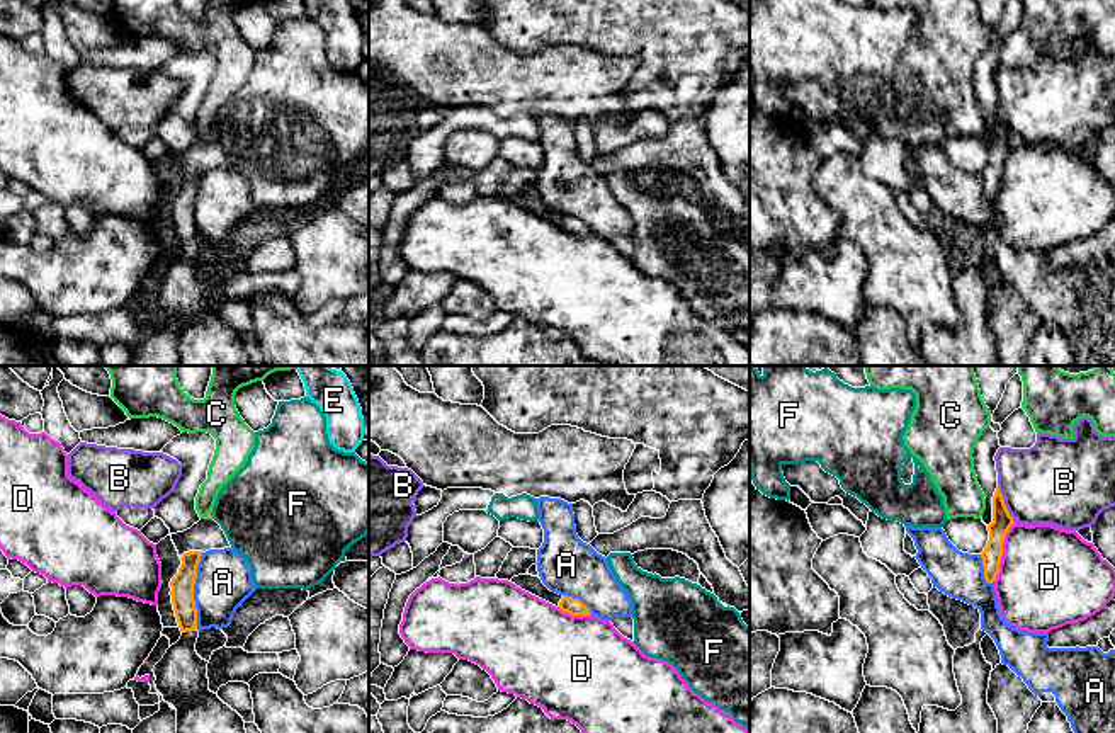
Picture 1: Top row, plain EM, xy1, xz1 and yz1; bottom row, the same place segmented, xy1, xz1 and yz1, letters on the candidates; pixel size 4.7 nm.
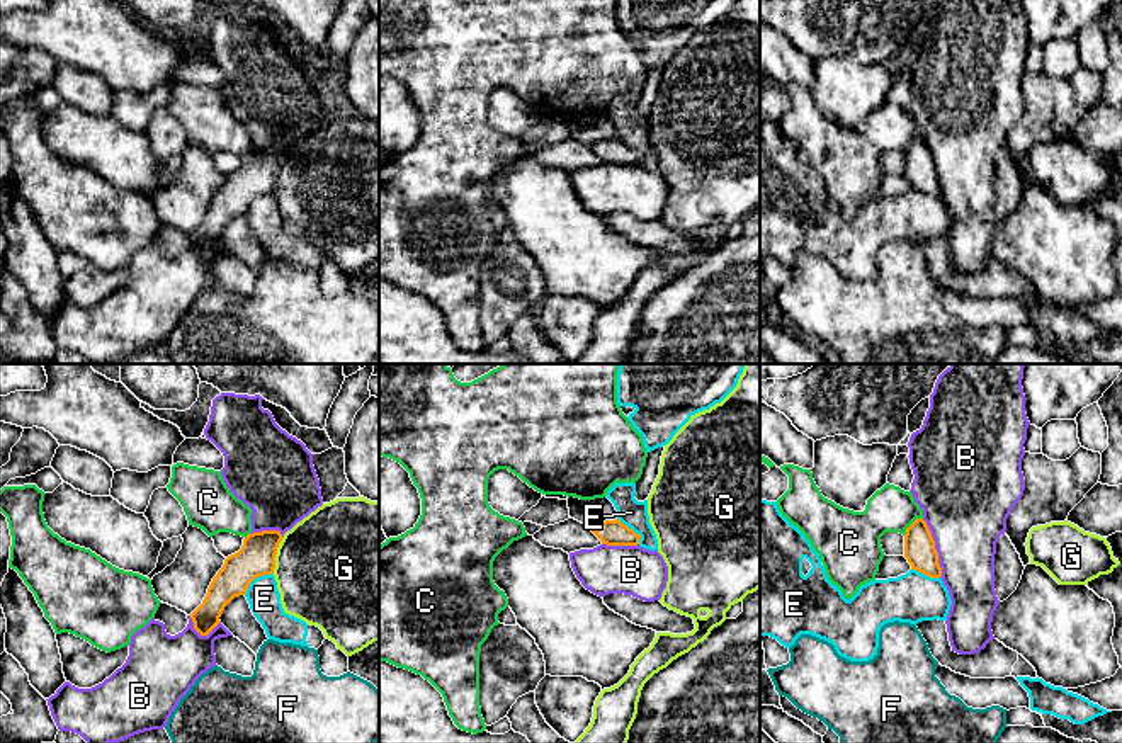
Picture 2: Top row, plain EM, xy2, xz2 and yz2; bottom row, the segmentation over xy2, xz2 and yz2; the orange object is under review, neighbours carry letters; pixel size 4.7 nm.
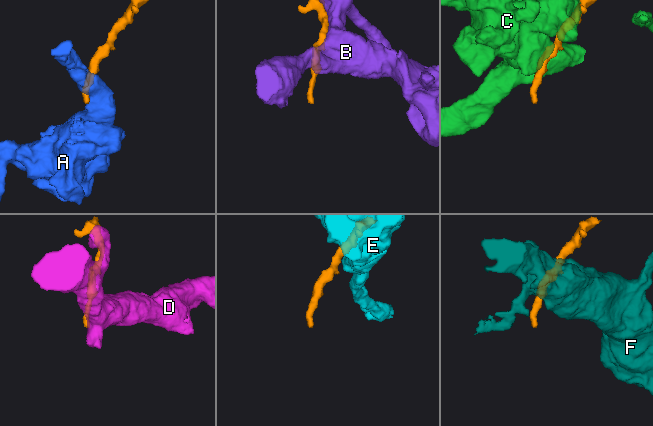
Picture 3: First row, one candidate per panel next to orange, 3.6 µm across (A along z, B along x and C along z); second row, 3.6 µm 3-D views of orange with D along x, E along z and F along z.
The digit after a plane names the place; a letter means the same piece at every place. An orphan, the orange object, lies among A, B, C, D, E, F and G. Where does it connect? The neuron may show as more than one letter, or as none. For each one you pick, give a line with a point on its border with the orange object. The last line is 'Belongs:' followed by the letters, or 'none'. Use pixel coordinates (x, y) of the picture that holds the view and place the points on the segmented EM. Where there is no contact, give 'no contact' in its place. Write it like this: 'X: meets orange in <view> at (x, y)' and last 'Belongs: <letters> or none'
Belongs: none

